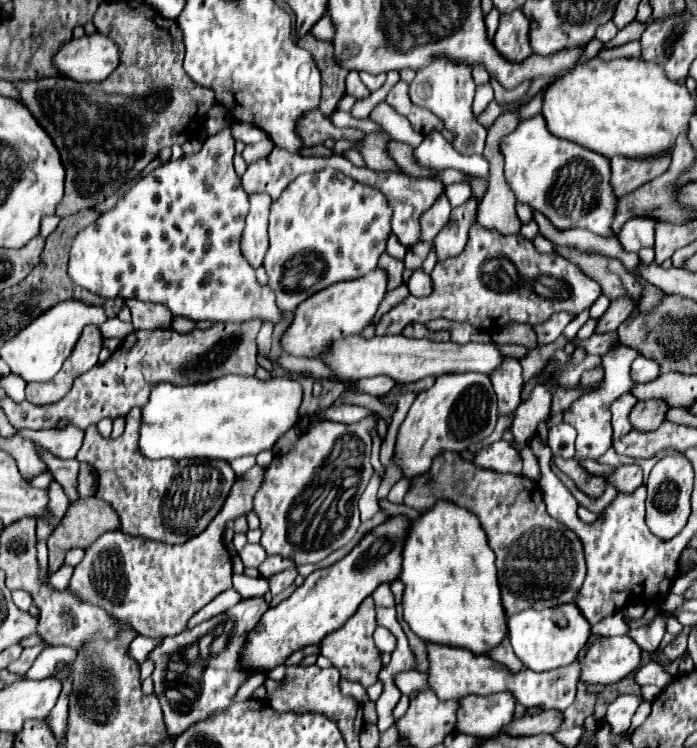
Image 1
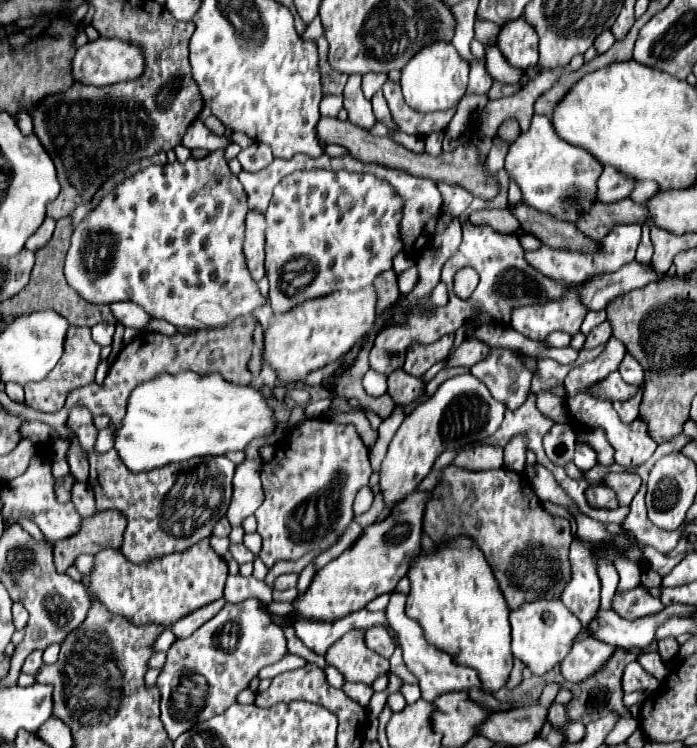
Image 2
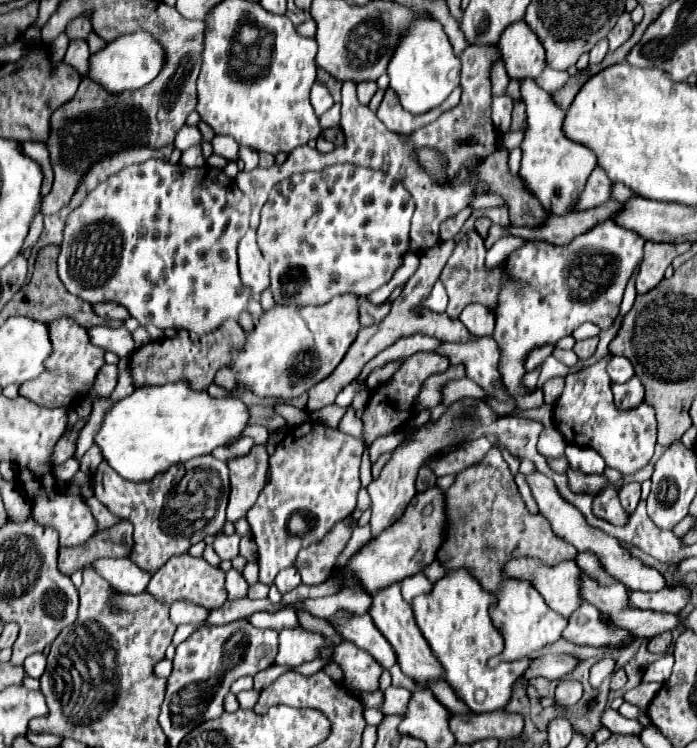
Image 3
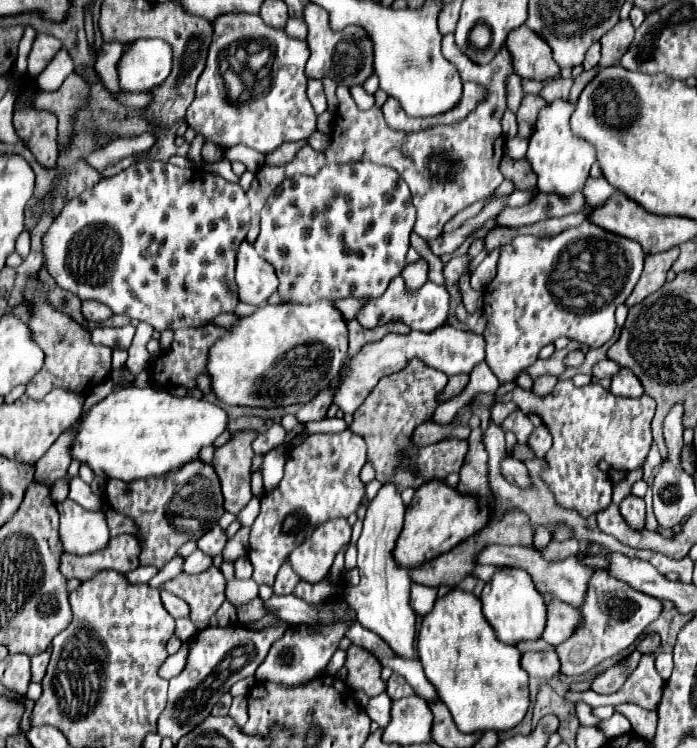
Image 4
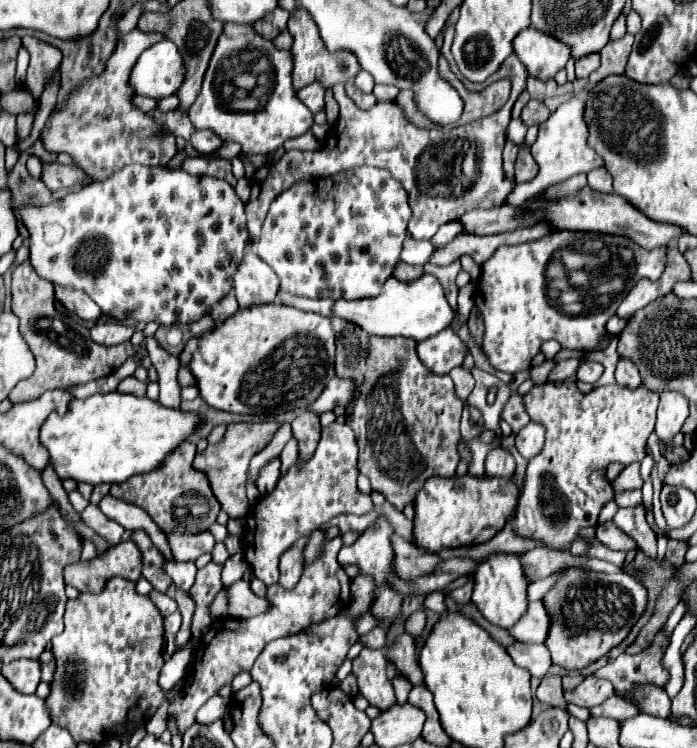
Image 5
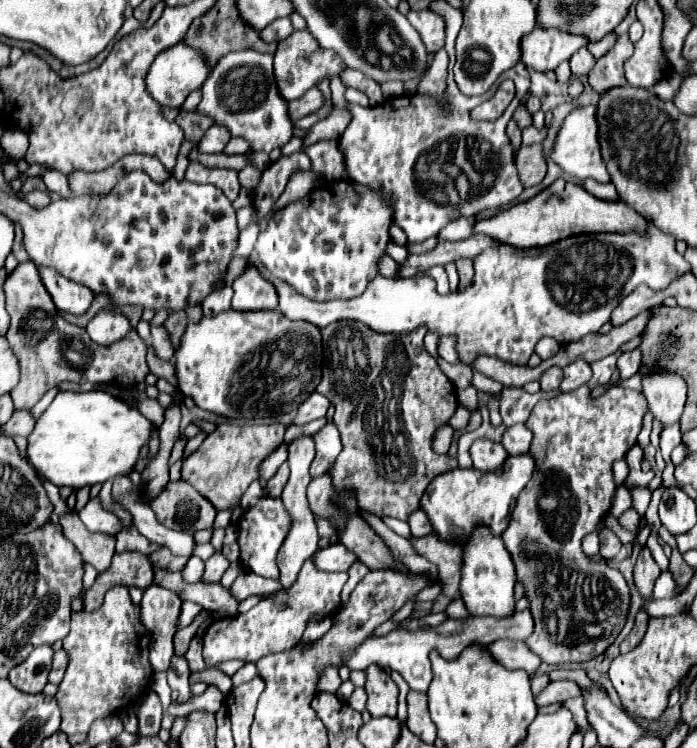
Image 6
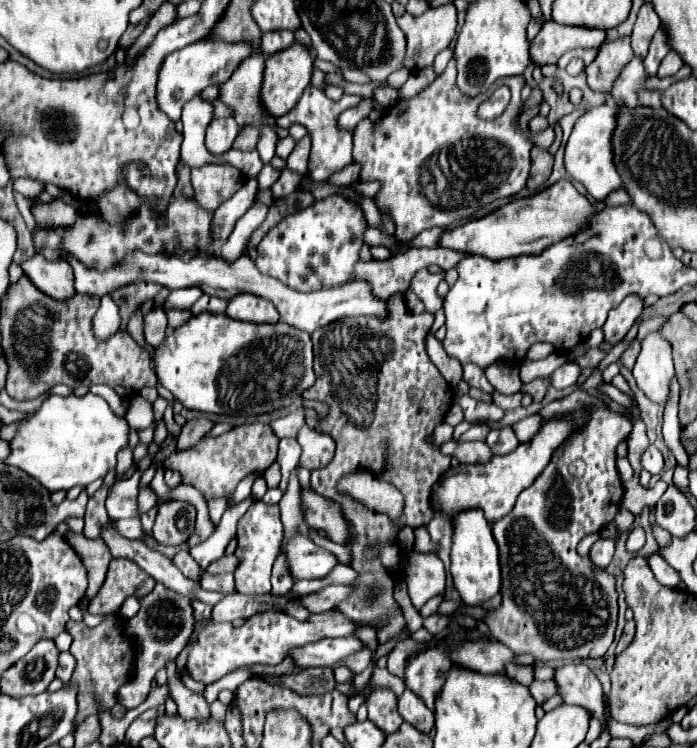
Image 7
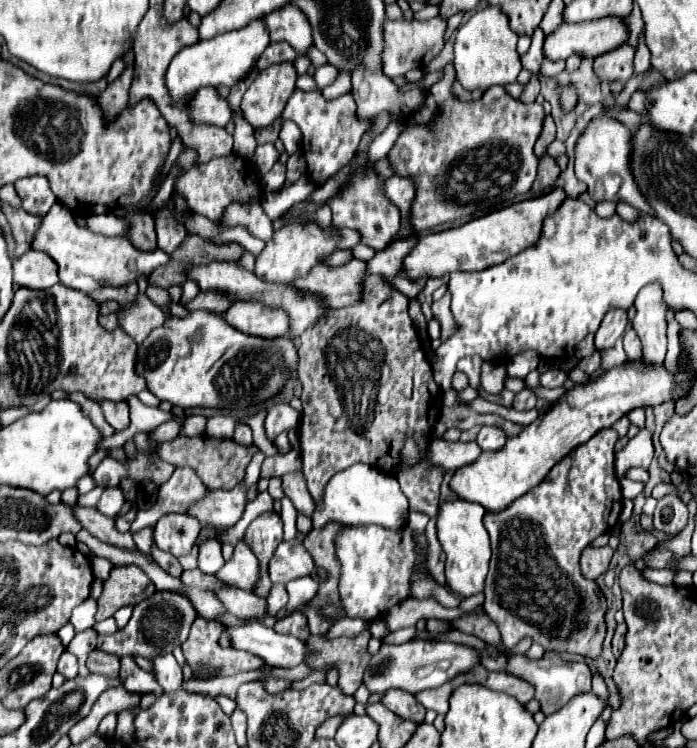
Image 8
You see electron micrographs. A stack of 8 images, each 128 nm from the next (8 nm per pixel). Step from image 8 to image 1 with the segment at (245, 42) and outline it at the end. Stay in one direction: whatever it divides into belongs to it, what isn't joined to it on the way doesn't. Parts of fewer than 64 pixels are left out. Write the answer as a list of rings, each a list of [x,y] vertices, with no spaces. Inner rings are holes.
[[[84,34],[64,42],[52,62],[66,78],[76,82],[100,82],[116,68],[118,48],[104,34]]]

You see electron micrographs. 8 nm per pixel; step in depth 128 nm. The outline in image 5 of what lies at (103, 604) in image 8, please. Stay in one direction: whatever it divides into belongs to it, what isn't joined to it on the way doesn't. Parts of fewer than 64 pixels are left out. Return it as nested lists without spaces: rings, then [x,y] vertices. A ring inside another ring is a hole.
[[[120,542],[112,546],[104,556],[96,556],[94,560],[78,560],[76,564],[68,564],[64,568],[66,584],[72,584],[80,592],[100,592],[104,582],[112,576],[120,576],[136,582],[142,570],[142,556],[134,542]]]

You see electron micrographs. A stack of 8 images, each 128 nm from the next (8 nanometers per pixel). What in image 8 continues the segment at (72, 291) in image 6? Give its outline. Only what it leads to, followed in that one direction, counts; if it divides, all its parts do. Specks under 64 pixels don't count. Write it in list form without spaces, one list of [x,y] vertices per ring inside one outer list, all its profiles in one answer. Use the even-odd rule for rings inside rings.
[[[30,250],[14,262],[14,282],[32,290],[46,290],[60,284],[58,264],[40,250]]]

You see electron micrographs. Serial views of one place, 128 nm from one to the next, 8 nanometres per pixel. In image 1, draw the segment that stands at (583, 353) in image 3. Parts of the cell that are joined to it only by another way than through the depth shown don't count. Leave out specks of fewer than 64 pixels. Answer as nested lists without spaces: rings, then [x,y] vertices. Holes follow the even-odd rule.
[[[628,294],[612,300],[608,310],[604,312],[604,316],[598,322],[596,332],[612,332],[612,330],[616,330],[630,316],[634,306],[636,306],[636,300],[632,300],[632,296],[628,296]]]

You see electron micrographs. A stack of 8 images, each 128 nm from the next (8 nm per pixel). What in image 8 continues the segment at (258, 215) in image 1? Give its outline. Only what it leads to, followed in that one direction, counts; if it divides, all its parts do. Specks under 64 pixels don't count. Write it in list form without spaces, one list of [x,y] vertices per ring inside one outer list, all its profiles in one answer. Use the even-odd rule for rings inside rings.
[[[234,302],[226,310],[224,320],[240,332],[264,338],[284,336],[288,330],[288,314],[280,308],[264,308],[264,304]]]

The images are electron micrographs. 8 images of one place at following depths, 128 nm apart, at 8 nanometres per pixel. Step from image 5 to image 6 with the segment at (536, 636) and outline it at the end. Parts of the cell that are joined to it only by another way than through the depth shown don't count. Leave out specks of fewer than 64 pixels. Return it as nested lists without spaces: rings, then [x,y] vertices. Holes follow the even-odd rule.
[[[530,610],[516,612],[508,620],[496,620],[496,618],[478,618],[478,616],[468,616],[468,618],[448,618],[440,626],[424,626],[416,630],[394,630],[386,636],[378,638],[366,638],[360,648],[346,660],[346,666],[350,670],[364,670],[370,664],[380,664],[382,668],[390,668],[402,674],[402,678],[408,682],[412,690],[426,692],[430,684],[430,660],[428,652],[436,648],[444,658],[456,658],[458,652],[462,652],[470,642],[480,642],[480,644],[492,644],[496,640],[528,640],[534,632],[534,618]]]

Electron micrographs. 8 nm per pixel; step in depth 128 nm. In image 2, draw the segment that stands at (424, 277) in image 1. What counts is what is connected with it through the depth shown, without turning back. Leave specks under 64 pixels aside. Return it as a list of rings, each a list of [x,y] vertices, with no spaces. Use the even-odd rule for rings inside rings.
[[[414,266],[398,277],[398,286],[401,294],[408,294],[412,291],[418,281],[418,270],[417,267]],[[444,282],[436,284],[436,288],[428,296],[428,302],[434,304],[434,306],[444,306],[448,302],[448,292],[446,292],[446,284]]]

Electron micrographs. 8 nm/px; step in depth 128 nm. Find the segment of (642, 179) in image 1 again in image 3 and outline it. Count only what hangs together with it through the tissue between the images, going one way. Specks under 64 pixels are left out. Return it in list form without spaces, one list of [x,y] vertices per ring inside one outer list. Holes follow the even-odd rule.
[[[598,166],[592,176],[588,178],[588,184],[584,188],[584,192],[580,194],[580,200],[576,202],[576,210],[584,210],[584,208],[596,208],[604,202],[608,202],[612,198],[612,182],[610,178],[604,174],[604,170]]]

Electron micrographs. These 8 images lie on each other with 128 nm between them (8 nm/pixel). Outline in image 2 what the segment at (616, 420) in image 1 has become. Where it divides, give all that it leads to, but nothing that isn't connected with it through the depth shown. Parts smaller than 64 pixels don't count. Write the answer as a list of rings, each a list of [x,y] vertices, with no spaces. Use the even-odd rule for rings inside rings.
[[[642,390],[632,396],[630,400],[624,402],[614,402],[614,410],[618,412],[622,424],[632,424],[638,418],[638,406],[640,406],[640,398],[642,398]]]

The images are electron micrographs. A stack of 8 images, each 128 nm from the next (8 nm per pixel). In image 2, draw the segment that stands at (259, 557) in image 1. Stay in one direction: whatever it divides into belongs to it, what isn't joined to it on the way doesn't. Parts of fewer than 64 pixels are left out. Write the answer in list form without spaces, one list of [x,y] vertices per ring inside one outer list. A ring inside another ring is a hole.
[[[232,544],[230,546],[230,552],[232,552],[232,556],[236,558],[236,562],[238,564],[246,564],[246,562],[254,562],[258,556],[254,554],[254,552],[250,552],[244,544]]]

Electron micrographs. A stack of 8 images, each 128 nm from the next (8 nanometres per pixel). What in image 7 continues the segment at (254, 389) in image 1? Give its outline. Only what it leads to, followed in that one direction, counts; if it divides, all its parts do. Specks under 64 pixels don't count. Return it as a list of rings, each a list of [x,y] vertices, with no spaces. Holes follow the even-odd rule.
[[[86,394],[86,396],[50,396],[44,400],[40,410],[18,430],[18,434],[12,438],[10,446],[12,452],[8,456],[8,464],[18,466],[26,474],[34,476],[46,490],[70,490],[74,486],[88,486],[90,482],[104,478],[110,470],[116,468],[116,456],[118,452],[128,446],[130,438],[130,424],[124,416],[118,416],[112,412],[112,408],[106,404],[104,398]]]

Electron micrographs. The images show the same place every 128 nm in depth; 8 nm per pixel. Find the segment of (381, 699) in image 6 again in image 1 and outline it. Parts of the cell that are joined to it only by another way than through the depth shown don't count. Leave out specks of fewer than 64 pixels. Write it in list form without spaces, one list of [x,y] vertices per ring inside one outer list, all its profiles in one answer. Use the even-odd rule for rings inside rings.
[[[368,596],[360,608],[356,610],[356,616],[352,616],[352,620],[348,620],[348,624],[344,624],[344,628],[330,632],[322,644],[320,644],[320,654],[326,656],[342,674],[342,678],[352,680],[352,682],[360,682],[364,688],[372,686],[378,680],[378,670],[382,668],[380,662],[380,650],[374,644],[374,630],[376,630],[376,608],[374,608],[374,600],[372,596]]]

